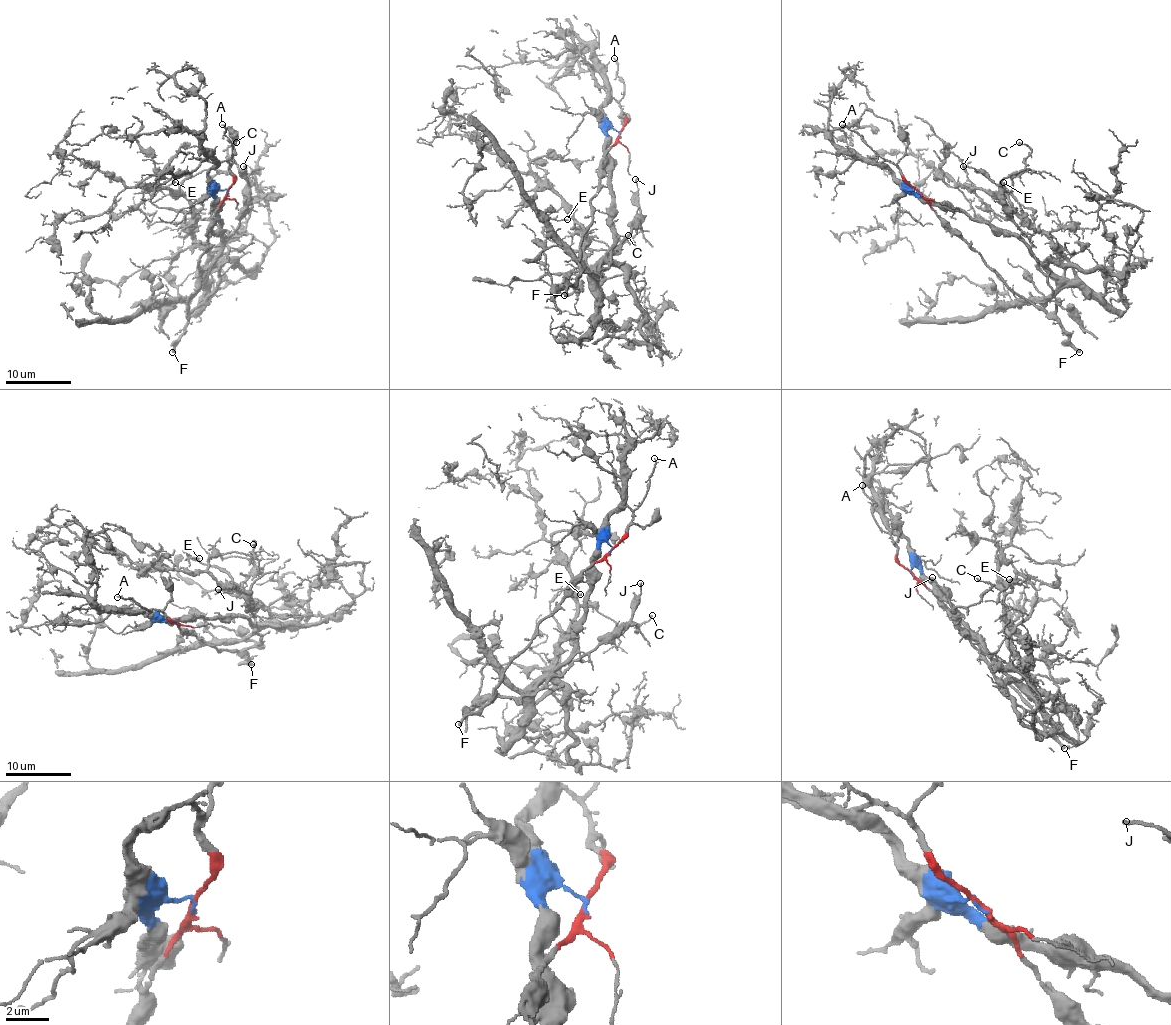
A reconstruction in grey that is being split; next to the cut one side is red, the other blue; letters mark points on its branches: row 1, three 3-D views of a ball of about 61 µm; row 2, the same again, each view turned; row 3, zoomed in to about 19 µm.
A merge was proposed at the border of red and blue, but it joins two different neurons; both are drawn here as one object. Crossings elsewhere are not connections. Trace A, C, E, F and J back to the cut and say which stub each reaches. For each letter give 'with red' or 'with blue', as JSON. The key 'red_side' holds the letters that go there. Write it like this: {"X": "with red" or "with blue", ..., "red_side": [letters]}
{"A": "with red", "C": "with red", "E": "with red", "F": "with red", "J": "with red", "red_side": ["A", "C", "E", "F", "J"]}

